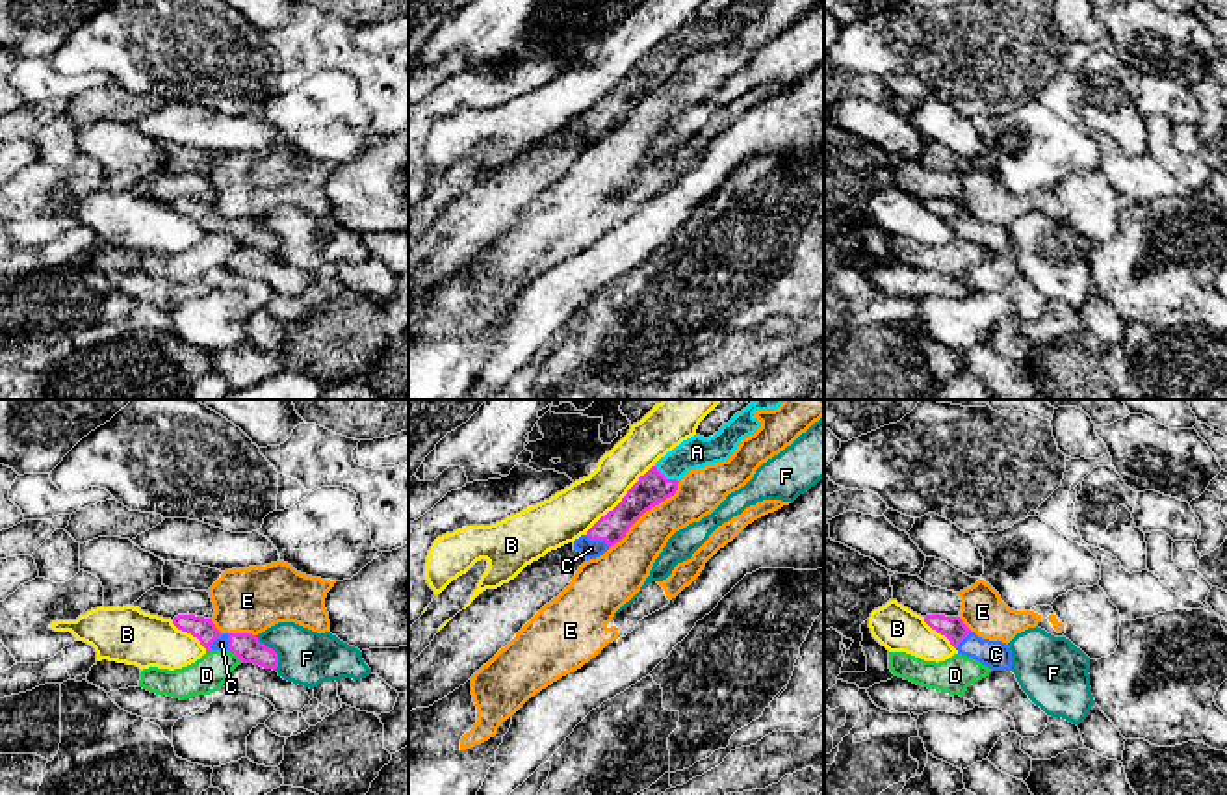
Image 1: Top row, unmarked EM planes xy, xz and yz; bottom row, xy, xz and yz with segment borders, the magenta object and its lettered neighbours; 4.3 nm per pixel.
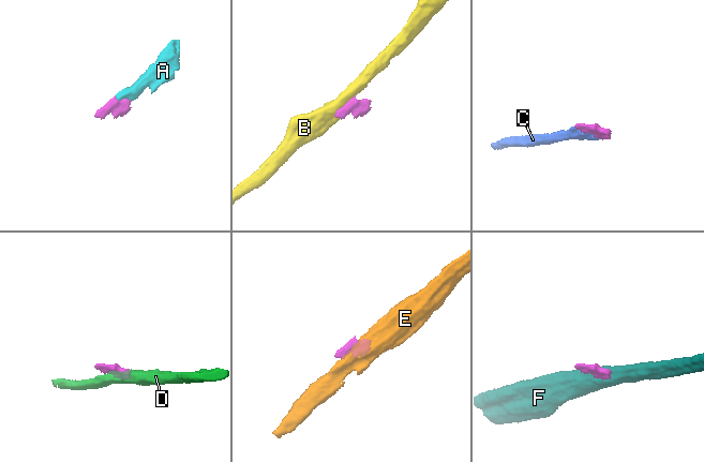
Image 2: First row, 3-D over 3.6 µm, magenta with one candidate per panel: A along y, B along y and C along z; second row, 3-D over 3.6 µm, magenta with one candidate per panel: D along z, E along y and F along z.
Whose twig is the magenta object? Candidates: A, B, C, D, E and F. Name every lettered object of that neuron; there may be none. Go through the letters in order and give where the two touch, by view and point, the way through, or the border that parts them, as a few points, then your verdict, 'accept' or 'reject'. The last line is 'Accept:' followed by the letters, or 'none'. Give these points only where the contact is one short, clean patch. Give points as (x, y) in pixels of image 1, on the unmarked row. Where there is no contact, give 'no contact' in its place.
A: contact xz (665, 62); way xz (652, 71), (665, 62), (687, 39), (697, 36); accept
B: contact xz (622, 84); border xz (654, 49), (585, 117); reject
C: contact xz (598, 123); way xz (611, 112), (598, 123), (591, 132); accept
D: contact xy (236, 238); border xy (229, 233), (242, 246); reject
E: contact xz (646, 93); reject
F: contact xy (273, 234); border xy (255, 220), (277, 238), (275, 253); reject
Accept: A, C

